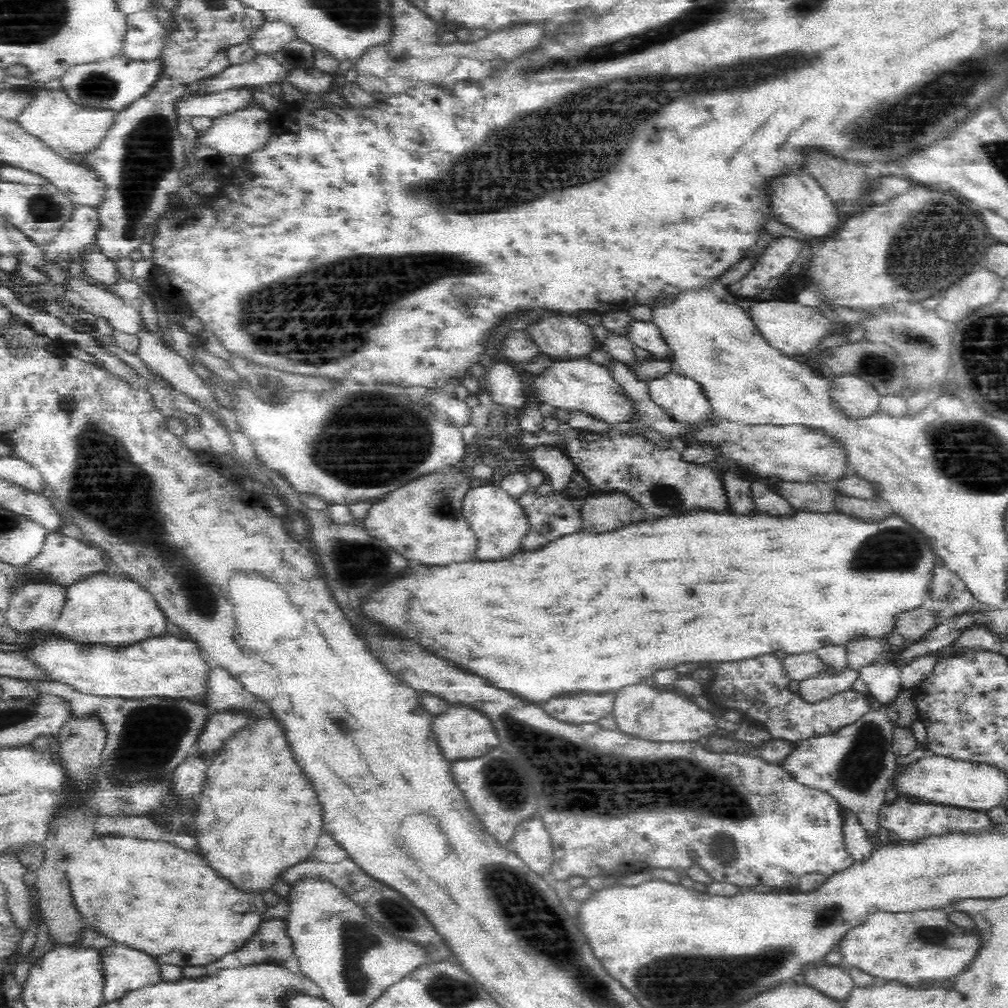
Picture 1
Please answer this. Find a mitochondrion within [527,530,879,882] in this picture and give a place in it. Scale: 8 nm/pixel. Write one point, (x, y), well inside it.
(724, 847)

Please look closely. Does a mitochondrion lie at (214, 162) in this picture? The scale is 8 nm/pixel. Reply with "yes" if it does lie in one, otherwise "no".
no

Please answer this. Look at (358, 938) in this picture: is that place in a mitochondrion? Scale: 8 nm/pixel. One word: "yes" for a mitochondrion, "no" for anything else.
yes

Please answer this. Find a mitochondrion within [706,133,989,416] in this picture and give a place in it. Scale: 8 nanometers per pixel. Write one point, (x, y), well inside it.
(944, 225)

